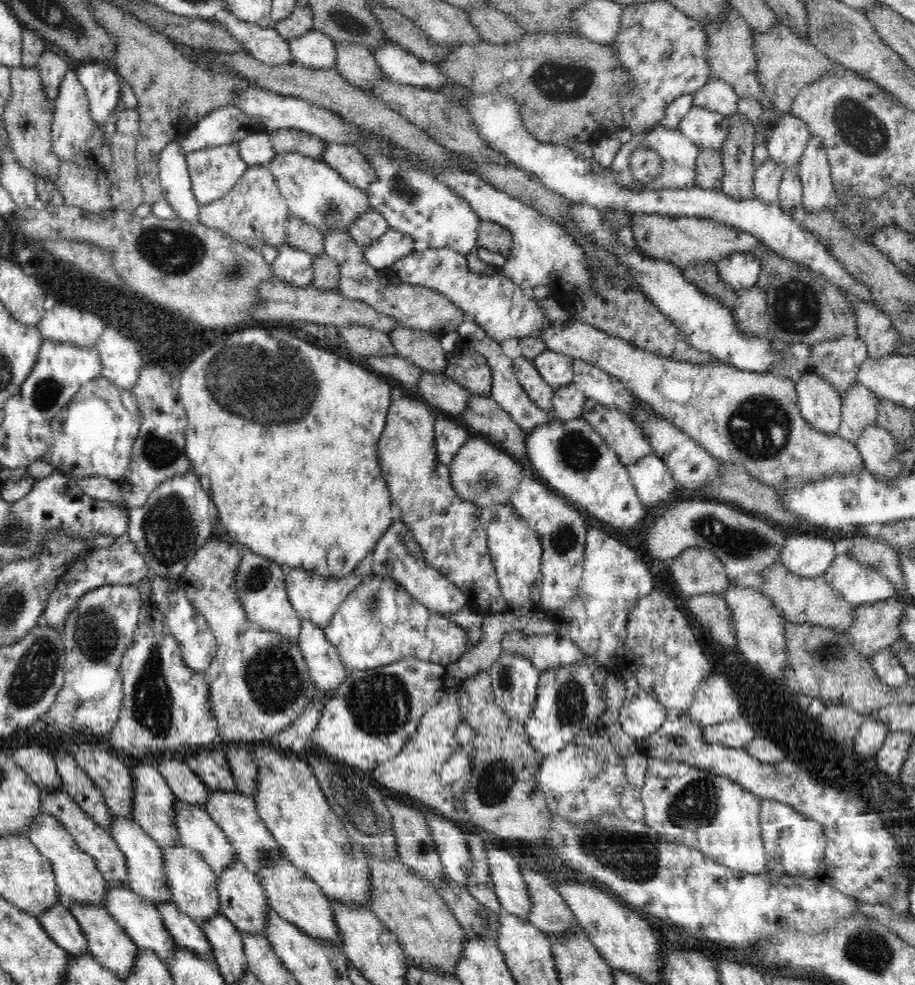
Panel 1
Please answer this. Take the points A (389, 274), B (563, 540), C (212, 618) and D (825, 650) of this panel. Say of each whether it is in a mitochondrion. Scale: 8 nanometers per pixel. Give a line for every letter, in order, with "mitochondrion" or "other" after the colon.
A: other
B: mitochondrion
C: other
D: mitochondrion

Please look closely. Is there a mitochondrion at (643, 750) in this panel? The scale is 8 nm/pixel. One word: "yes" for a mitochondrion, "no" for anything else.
no

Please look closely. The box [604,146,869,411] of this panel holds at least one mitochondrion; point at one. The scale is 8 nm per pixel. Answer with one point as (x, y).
(797, 305)

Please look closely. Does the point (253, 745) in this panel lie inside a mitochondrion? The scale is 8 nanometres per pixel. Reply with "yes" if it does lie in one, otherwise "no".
no

